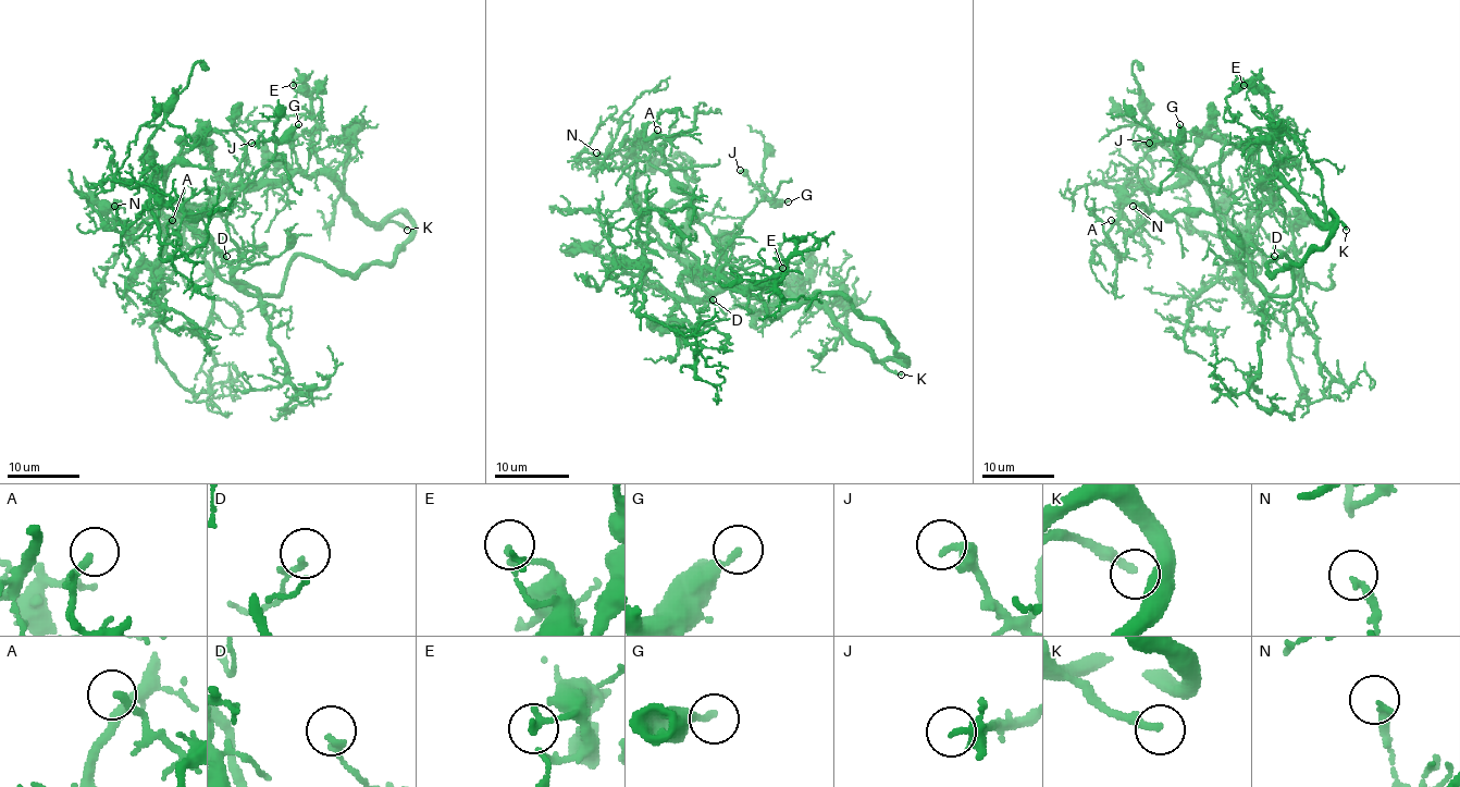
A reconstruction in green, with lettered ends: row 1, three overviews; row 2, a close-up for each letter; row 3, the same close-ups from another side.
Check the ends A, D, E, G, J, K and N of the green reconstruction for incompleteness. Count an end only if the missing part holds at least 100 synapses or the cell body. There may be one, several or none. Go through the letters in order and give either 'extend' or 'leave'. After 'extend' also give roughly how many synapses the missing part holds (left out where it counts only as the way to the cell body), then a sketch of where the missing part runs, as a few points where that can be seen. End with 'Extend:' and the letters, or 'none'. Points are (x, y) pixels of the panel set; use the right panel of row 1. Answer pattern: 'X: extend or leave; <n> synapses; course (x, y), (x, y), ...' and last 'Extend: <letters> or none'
A: leave
D: leave
E: leave
G: leave
J: leave
K: extend; course (1346, 230), (1337, 244), (1304, 245), (1288, 230), (1281, 250), (1233, 283), (1211, 331), (1247, 439), (1310, 474)
N: leave
Extend: K

